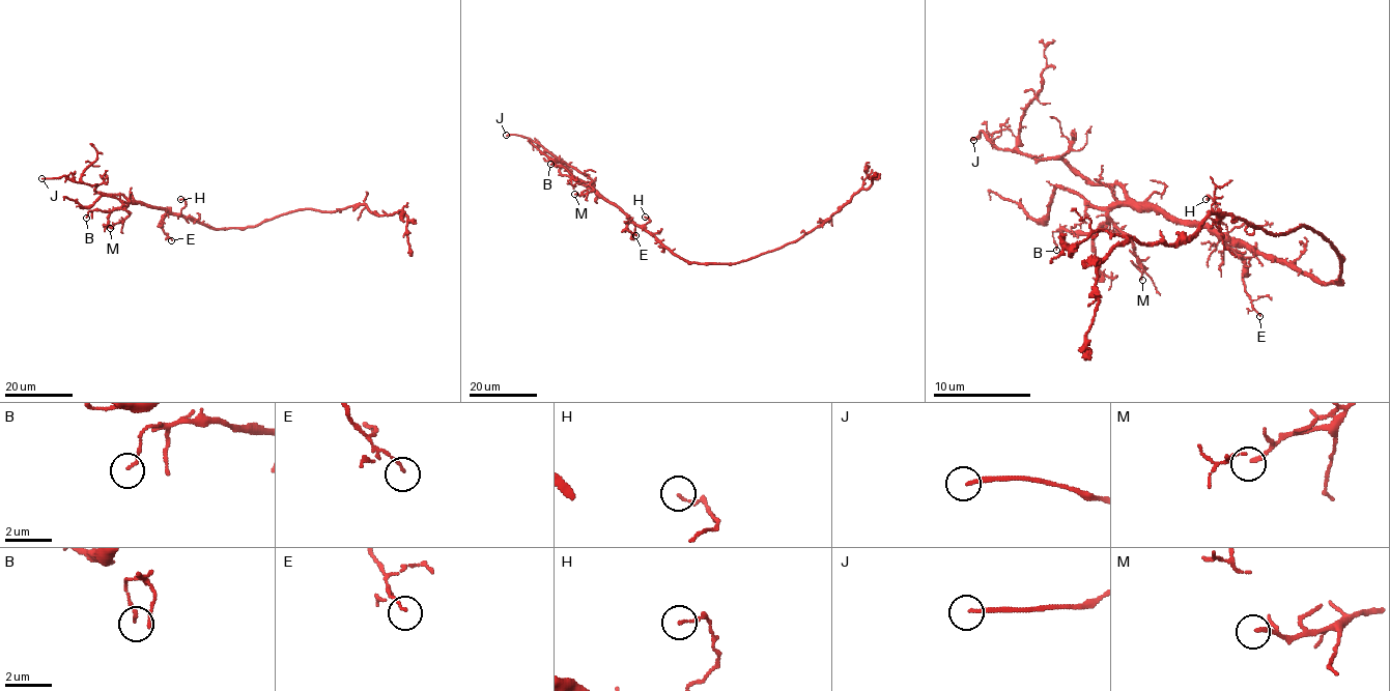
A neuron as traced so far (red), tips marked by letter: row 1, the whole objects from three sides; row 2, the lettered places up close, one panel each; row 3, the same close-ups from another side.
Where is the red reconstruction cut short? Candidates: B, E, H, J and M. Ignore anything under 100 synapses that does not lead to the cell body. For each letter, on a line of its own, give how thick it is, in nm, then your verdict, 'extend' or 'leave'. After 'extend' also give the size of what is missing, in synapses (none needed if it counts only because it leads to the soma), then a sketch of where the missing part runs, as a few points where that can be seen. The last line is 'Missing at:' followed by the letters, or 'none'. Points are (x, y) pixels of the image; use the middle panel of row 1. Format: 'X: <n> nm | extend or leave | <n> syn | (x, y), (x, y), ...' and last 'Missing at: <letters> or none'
B: 120 nm | leave
E: 90 nm | leave
H: 120 nm | leave
J: 150 nm | extend
M: 170 nm | leave
Missing at: J

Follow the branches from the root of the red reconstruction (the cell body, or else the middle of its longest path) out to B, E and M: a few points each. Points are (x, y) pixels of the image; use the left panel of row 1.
B: (231, 228), (210, 228), (164, 209), (131, 202), (112, 210), (89, 210), (86, 218)
E: (231, 228), (210, 228), (178, 214), (166, 213), (160, 226), (171, 240)
M: (231, 228), (210, 228), (164, 209), (131, 202), (125, 208), (129, 214), (110, 228)

